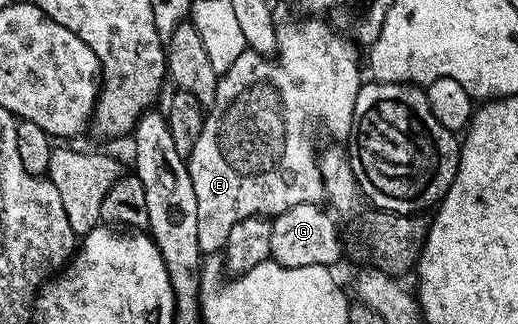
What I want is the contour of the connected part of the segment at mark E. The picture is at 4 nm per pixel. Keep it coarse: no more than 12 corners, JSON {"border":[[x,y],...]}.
{"border":[[278,26],[237,55],[186,158],[197,243],[324,200],[351,135],[354,40]]}

